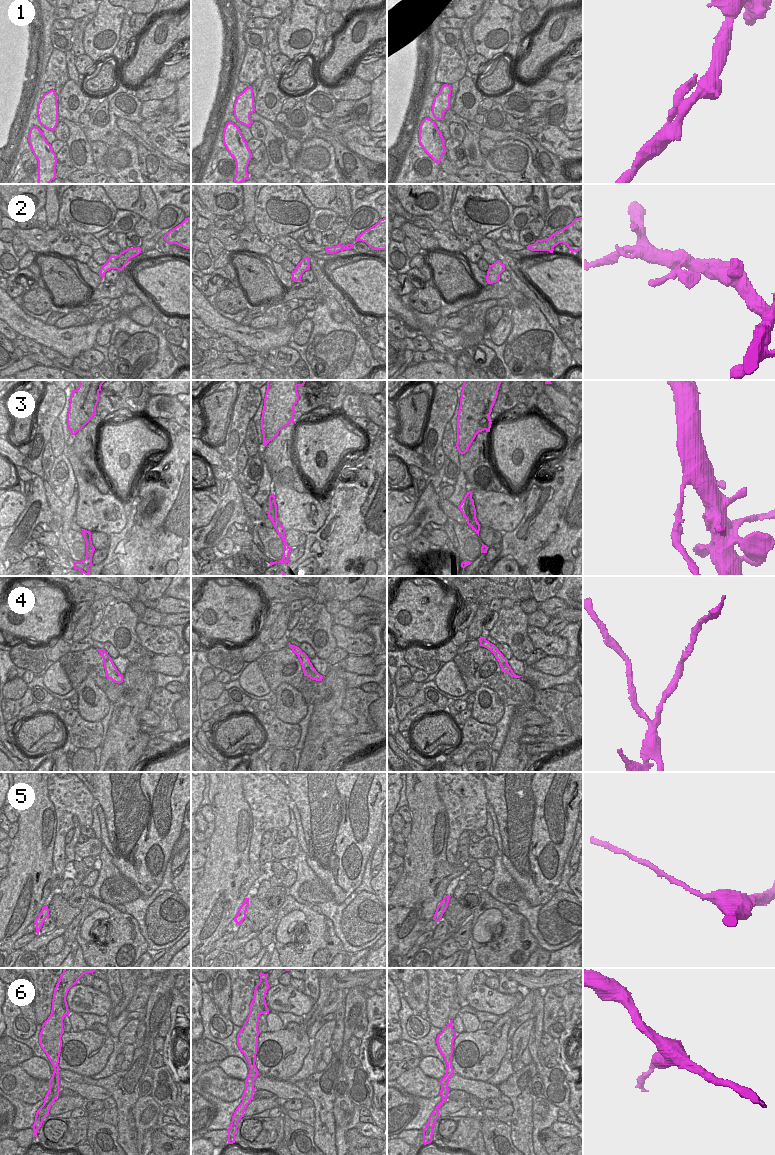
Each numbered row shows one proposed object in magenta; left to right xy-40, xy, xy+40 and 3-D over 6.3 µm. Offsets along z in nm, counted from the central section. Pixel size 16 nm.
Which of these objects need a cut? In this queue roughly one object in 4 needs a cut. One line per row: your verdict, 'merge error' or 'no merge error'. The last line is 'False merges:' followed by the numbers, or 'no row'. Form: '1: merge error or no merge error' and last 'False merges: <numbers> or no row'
1: no merge error
2: no merge error
3: merge error
4: merge error
5: no merge error
6: no merge error
False merges: 3, 4

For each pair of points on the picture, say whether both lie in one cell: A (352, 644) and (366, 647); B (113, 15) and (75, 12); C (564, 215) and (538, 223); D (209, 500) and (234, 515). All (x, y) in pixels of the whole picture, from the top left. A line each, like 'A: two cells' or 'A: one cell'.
A: one cell
B: two cells
C: two cells
D: two cells

